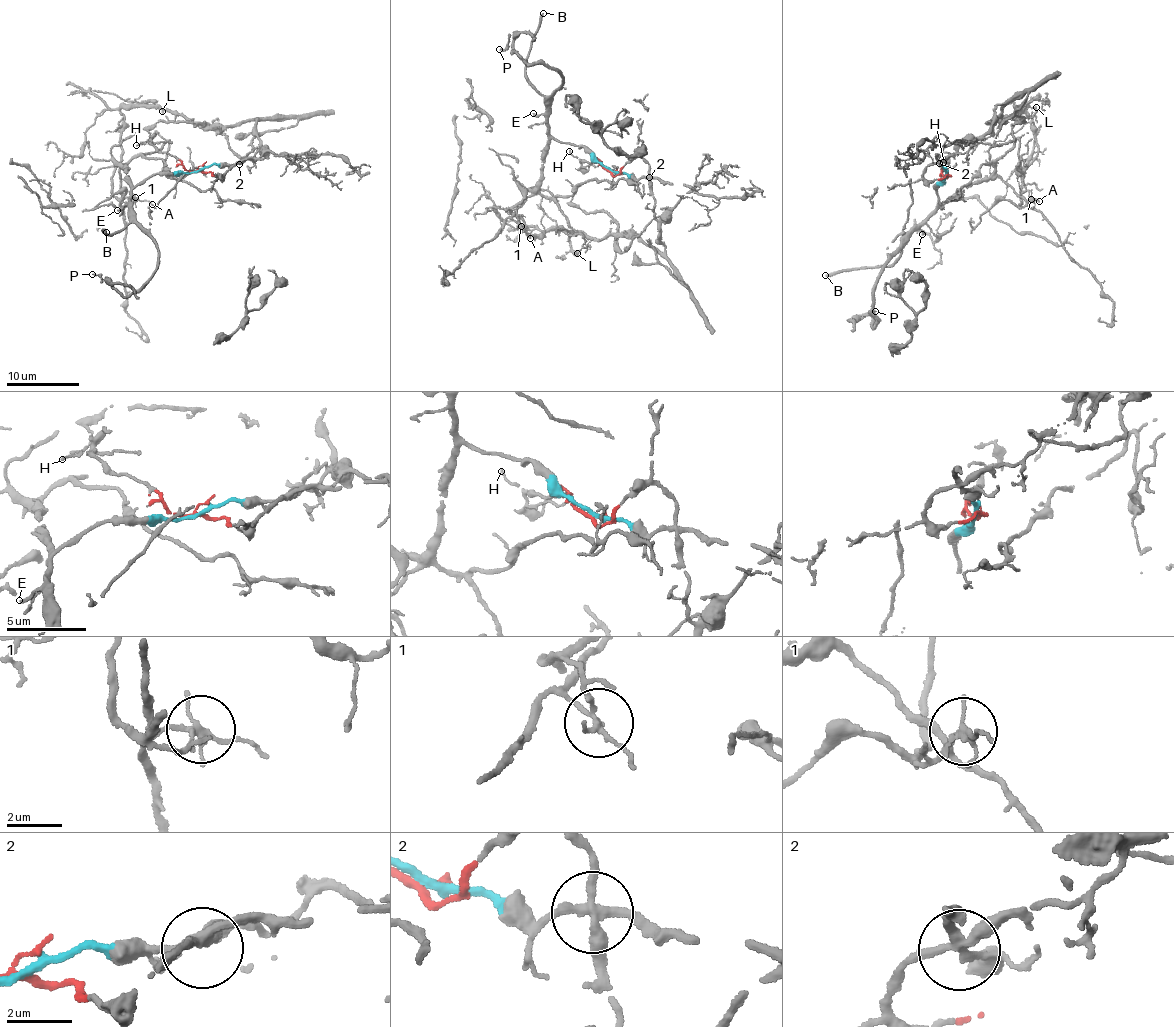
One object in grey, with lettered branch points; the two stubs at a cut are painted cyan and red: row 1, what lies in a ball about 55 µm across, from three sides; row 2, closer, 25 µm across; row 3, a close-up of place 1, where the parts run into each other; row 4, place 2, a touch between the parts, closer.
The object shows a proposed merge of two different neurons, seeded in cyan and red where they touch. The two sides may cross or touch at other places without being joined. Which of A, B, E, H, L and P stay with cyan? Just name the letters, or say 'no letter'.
A, B, E, P

